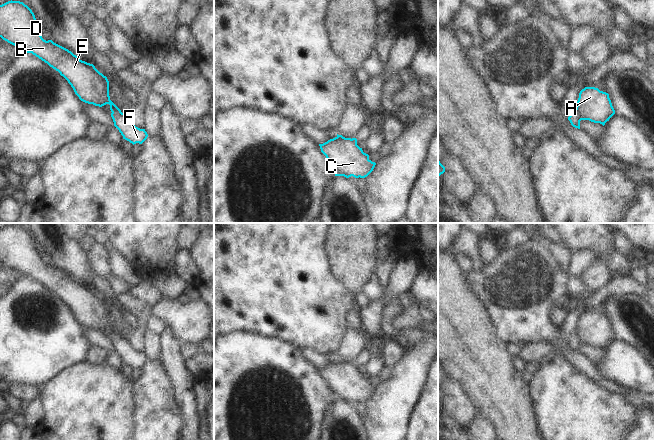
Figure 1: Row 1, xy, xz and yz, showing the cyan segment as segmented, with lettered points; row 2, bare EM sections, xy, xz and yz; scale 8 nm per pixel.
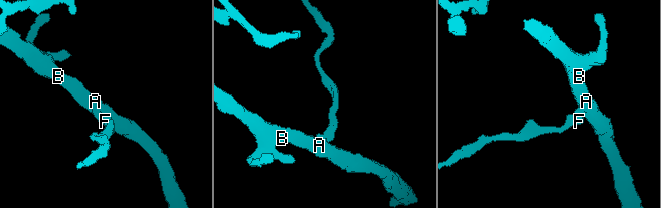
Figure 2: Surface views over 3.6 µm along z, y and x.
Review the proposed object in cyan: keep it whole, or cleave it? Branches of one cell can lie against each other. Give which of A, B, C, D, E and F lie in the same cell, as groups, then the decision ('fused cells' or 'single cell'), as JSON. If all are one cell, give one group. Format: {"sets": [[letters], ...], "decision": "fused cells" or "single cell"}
{"sets": [["A", "B", "C", "D", "E"], ["F"]], "decision": "fused cells"}

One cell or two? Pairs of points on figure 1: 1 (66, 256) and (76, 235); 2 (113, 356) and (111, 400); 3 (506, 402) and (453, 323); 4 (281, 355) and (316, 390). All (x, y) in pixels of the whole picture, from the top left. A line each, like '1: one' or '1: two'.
1: two
2: two
3: one
4: one

